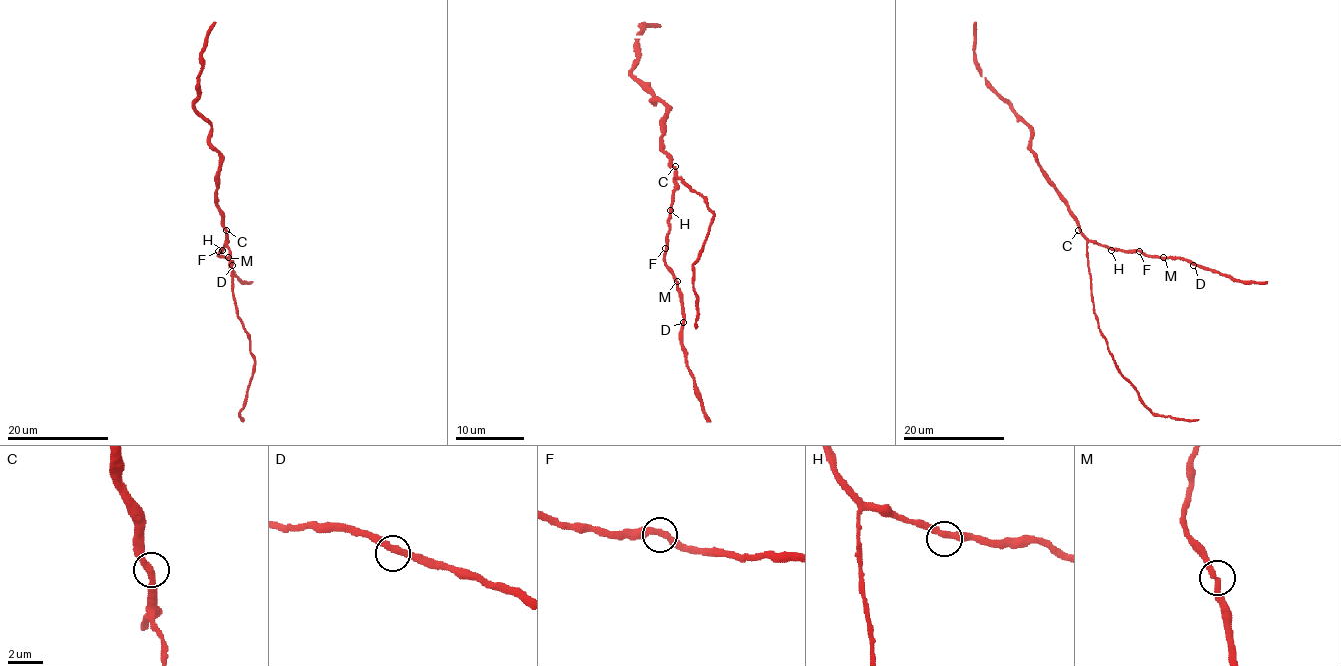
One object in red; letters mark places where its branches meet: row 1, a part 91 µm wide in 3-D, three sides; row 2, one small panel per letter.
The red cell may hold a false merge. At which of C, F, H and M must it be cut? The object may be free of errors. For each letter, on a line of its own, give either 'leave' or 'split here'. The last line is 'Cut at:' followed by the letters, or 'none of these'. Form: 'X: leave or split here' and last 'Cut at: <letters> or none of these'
C: leave
F: leave
H: leave
M: leave
Cut at: none of these

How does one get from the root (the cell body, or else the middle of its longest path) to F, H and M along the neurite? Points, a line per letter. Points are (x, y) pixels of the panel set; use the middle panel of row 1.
F: (673, 169), (675, 192), (665, 248)
H: (673, 169), (675, 192), (670, 210)
M: (673, 169), (675, 192), (665, 265), (677, 281)

